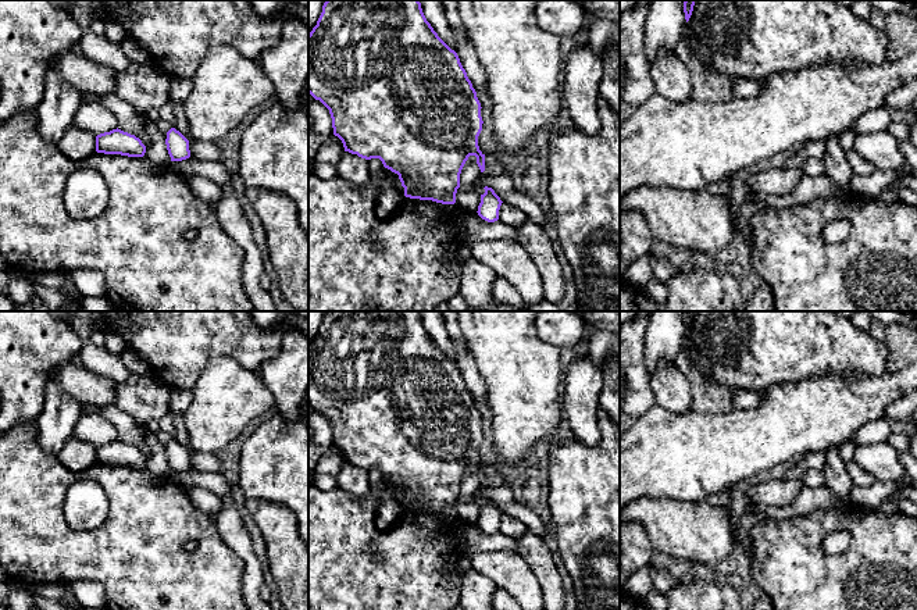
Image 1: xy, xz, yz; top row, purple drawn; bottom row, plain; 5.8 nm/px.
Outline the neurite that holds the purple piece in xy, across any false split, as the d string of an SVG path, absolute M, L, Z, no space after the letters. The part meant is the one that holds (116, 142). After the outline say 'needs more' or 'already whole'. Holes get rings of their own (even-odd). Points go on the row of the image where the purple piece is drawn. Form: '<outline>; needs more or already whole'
M117 128L96 136L96 151L128 157L143 157L146 146L135 135Z; already whole

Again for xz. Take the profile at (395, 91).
M327 0L317 25L308 33L308 93L329 110L333 135L342 140L345 151L365 160L379 158L385 168L399 175L406 197L454 204L460 188L460 174L468 157L475 156L481 172L485 171L485 154L478 146L484 121L477 92L457 53L433 31L418 0Z; already whole

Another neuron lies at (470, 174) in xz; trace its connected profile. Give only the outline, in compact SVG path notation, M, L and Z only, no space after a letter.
M470 156L460 174L460 186L468 188L475 185L481 174L482 172L477 164L477 157Z

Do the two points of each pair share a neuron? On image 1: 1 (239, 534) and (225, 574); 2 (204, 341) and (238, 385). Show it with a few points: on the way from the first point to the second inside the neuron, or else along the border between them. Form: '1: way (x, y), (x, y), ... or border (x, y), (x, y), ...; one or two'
1: border (216, 523), (218, 535), (243, 563), (242, 582); two
2: border (246, 368), (228, 356), (213, 356), (195, 381); two

